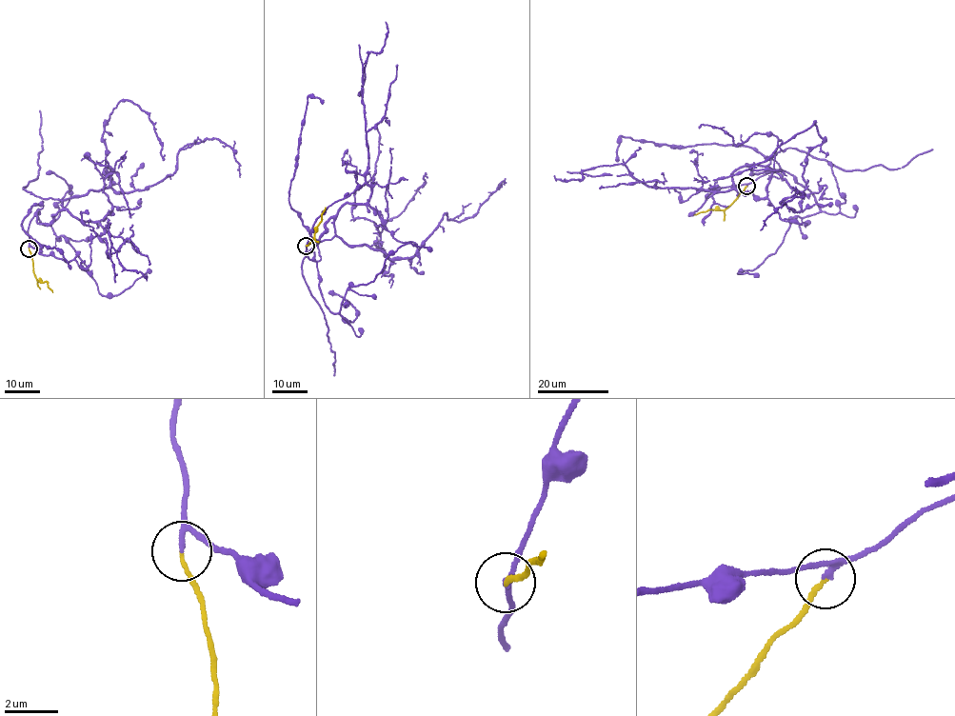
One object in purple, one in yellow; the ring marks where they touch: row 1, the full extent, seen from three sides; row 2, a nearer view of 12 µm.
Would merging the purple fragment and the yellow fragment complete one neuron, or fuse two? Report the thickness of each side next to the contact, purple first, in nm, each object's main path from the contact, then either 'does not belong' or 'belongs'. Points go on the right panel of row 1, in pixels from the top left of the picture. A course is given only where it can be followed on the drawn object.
calibres 140 and 150 nm; course purple (746, 186), (776, 171), (747, 164), (765, 166), (802, 212), (780, 203), (804, 192), (760, 230); course yellow (746, 186), (725, 209), (693, 214); belongs

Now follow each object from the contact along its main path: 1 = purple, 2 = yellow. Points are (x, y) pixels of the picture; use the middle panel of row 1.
1: (306, 246), (311, 260), (331, 218), (348, 244), (413, 257), (444, 214), (474, 215), (505, 182)
2: (306, 246), (313, 237), (325, 207)

